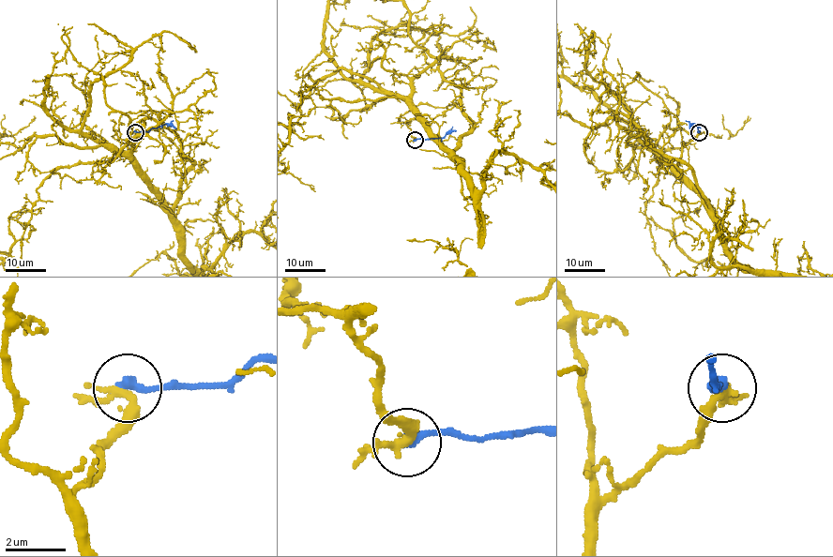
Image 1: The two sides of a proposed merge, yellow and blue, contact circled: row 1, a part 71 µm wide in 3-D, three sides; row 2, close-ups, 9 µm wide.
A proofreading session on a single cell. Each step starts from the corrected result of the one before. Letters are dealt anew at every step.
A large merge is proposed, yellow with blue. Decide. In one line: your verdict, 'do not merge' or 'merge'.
do not merge

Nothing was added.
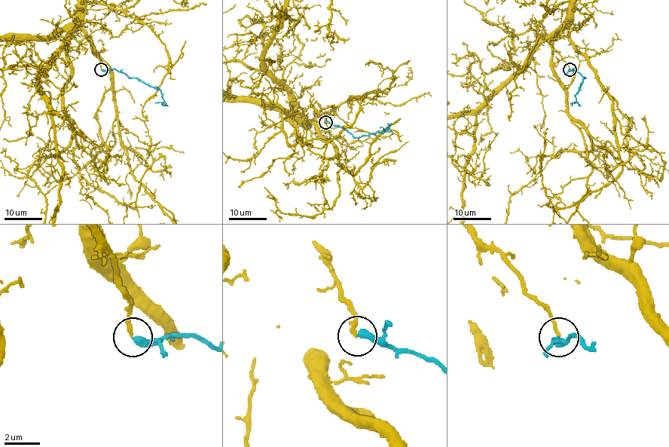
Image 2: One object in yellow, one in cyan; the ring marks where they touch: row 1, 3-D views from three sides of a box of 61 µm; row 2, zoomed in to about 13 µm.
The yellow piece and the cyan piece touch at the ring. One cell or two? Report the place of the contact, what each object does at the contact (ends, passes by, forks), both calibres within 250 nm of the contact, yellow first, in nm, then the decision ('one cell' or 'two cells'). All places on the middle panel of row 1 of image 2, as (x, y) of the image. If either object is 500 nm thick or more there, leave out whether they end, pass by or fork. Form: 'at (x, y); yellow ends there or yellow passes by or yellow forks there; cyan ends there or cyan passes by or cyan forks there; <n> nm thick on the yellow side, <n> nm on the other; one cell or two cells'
at (325, 122); yellow ends there; cyan ends there; 180 nm thick on the yellow side, 400 nm on the other; one cell

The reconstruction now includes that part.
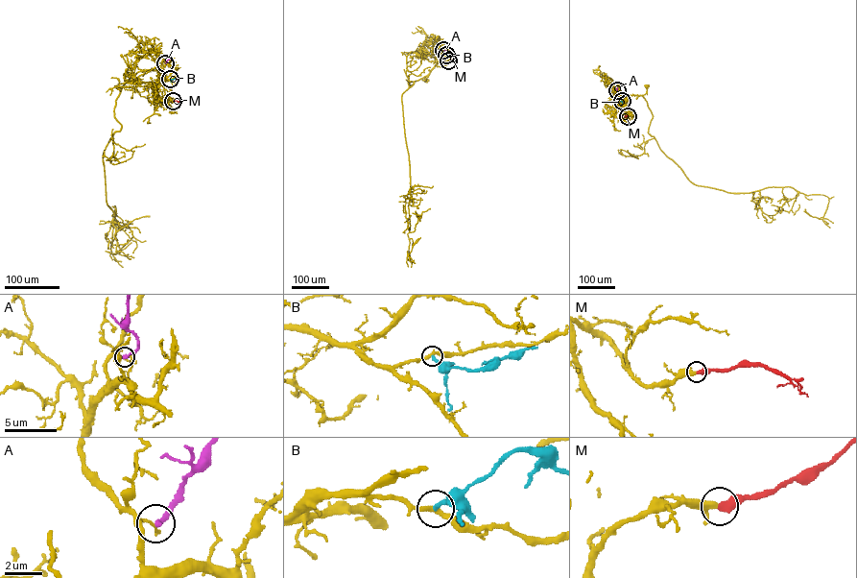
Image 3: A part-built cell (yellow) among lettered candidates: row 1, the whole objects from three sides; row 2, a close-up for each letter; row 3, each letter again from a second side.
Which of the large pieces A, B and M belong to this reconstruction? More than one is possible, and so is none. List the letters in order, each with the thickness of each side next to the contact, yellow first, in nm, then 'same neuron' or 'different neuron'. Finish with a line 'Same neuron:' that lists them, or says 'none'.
A: 150 nm thick on the yellow side, 280 nm on the other; different neuron
B: 240 nm thick on the yellow side, 240 nm on the other; different neuron
M: 300 nm thick on the yellow side, 440 nm on the other; same neuron
Same neuron: M

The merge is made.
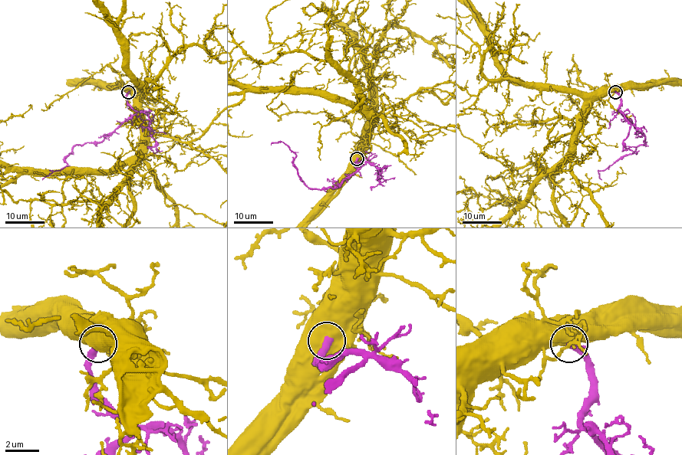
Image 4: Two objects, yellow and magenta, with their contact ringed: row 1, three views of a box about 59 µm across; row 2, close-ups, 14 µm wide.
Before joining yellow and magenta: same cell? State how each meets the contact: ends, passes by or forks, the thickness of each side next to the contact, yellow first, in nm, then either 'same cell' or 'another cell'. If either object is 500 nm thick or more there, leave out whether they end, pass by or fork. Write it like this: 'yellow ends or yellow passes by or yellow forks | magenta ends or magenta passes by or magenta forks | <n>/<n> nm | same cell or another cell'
550/440 nm | same cell

